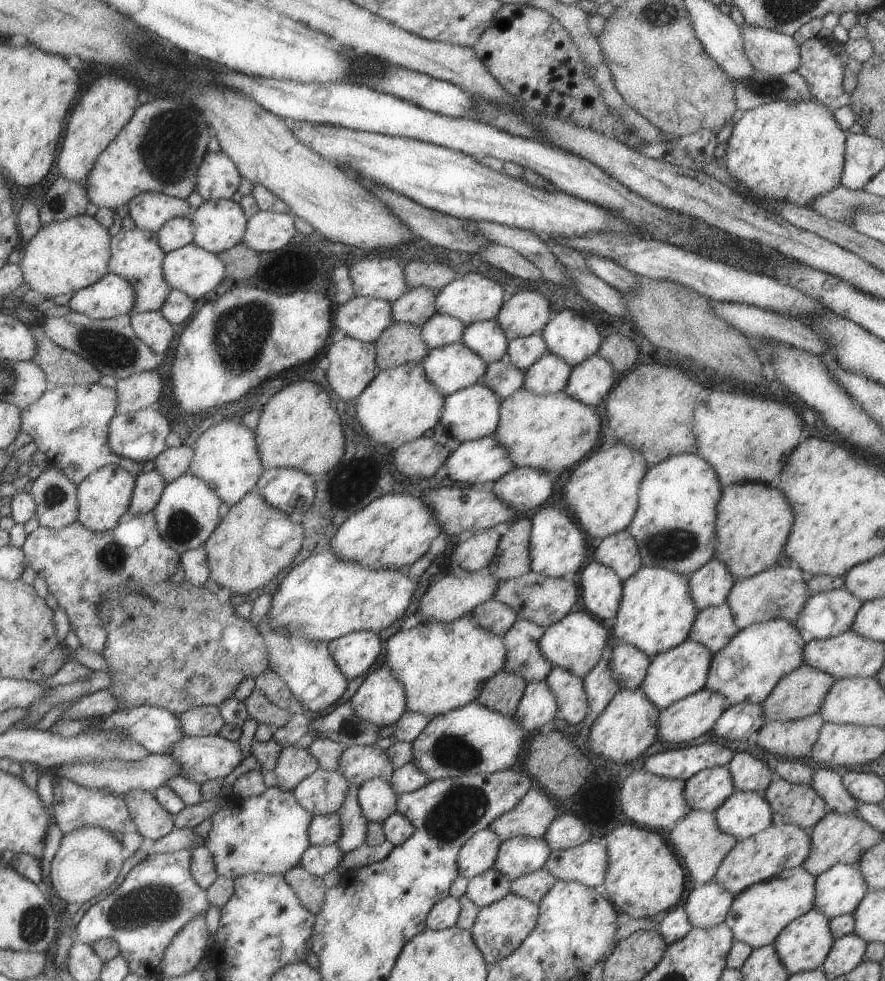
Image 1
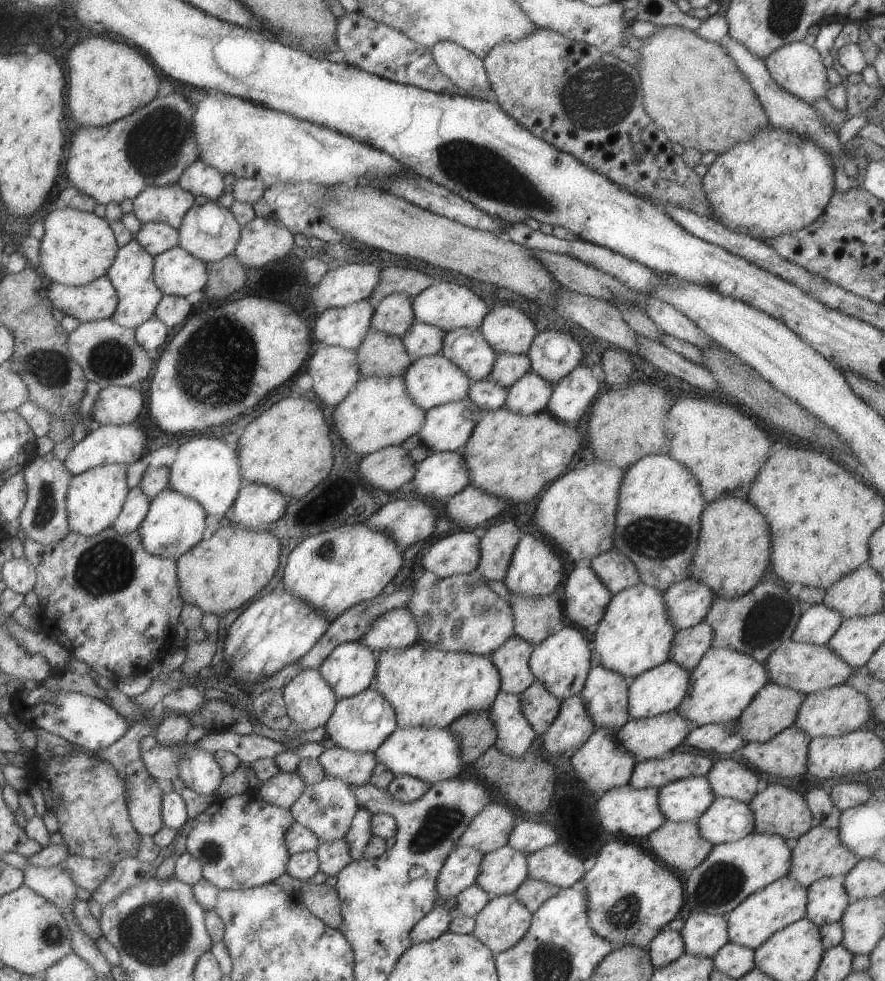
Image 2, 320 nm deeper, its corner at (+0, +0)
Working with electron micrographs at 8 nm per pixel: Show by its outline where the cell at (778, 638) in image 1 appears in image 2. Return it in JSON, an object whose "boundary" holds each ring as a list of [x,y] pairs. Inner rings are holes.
{"boundary":[[[709,647],[699,659],[697,666],[690,670],[688,691],[673,711],[685,717],[691,727],[735,721],[743,709],[753,700],[756,692],[768,682],[768,674],[763,663],[730,648]]]}

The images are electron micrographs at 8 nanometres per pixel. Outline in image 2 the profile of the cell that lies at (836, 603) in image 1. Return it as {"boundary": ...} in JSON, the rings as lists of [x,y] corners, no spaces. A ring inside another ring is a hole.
{"boundary":[[[808,605],[798,618],[790,639],[798,643],[825,645],[843,618],[825,605]]]}

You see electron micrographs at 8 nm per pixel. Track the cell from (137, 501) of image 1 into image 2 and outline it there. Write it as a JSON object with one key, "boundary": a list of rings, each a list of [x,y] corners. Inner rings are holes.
{"boundary":[[[138,486],[129,489],[121,512],[115,517],[111,528],[120,535],[137,530],[147,514],[149,503]]]}

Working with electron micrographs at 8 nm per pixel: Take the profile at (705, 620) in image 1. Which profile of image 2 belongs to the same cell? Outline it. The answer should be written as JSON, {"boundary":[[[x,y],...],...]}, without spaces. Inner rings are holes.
{"boundary":[[[703,620],[692,627],[675,632],[667,661],[673,661],[685,670],[693,670],[705,651],[711,647],[712,638],[712,628]]]}

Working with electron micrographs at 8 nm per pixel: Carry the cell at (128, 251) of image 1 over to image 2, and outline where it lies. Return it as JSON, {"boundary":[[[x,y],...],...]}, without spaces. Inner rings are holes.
{"boundary":[[[132,239],[116,250],[113,264],[107,269],[107,278],[111,281],[117,295],[115,312],[110,319],[119,326],[133,329],[154,316],[154,310],[162,292],[155,286],[152,277],[153,257]]]}

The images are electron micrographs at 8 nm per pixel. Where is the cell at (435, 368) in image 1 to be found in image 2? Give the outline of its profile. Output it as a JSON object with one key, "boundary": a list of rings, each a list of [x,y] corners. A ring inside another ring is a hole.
{"boundary":[[[441,354],[429,355],[415,359],[402,374],[405,383],[405,392],[421,410],[445,404],[451,401],[460,401],[467,398],[468,388],[471,383],[457,366]]]}

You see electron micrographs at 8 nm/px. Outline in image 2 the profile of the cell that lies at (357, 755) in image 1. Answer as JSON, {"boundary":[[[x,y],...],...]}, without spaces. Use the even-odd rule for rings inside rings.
{"boundary":[[[333,746],[323,749],[316,761],[327,777],[337,777],[349,787],[358,787],[368,782],[376,765],[375,753],[356,753]]]}

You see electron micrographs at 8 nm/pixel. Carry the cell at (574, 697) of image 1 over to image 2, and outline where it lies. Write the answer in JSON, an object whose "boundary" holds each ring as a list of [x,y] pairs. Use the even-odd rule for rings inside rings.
{"boundary":[[[534,680],[518,694],[521,712],[536,735],[542,735],[556,717],[561,701]]]}

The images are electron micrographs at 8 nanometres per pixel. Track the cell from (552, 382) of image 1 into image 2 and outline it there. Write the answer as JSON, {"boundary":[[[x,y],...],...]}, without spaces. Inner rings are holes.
{"boundary":[[[529,371],[506,390],[504,407],[525,416],[545,411],[552,390],[551,384]]]}

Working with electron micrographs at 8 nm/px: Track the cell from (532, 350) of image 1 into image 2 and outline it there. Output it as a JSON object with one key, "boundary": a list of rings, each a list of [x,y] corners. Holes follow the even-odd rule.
{"boundary":[[[497,353],[496,359],[485,379],[493,382],[502,389],[508,389],[516,380],[530,371],[530,362],[528,356],[510,355],[507,353]]]}

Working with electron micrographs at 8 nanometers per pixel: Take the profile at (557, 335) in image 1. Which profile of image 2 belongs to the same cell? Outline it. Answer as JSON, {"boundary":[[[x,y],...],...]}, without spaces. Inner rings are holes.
{"boundary":[[[538,332],[526,355],[530,362],[530,371],[552,386],[581,364],[579,344],[569,334],[559,332]]]}

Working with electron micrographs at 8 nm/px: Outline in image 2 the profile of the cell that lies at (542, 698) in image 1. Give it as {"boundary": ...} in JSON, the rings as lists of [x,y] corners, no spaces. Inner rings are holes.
{"boundary":[[[499,691],[487,714],[496,730],[493,747],[497,751],[513,760],[527,753],[527,748],[537,735],[521,712],[518,695]]]}

